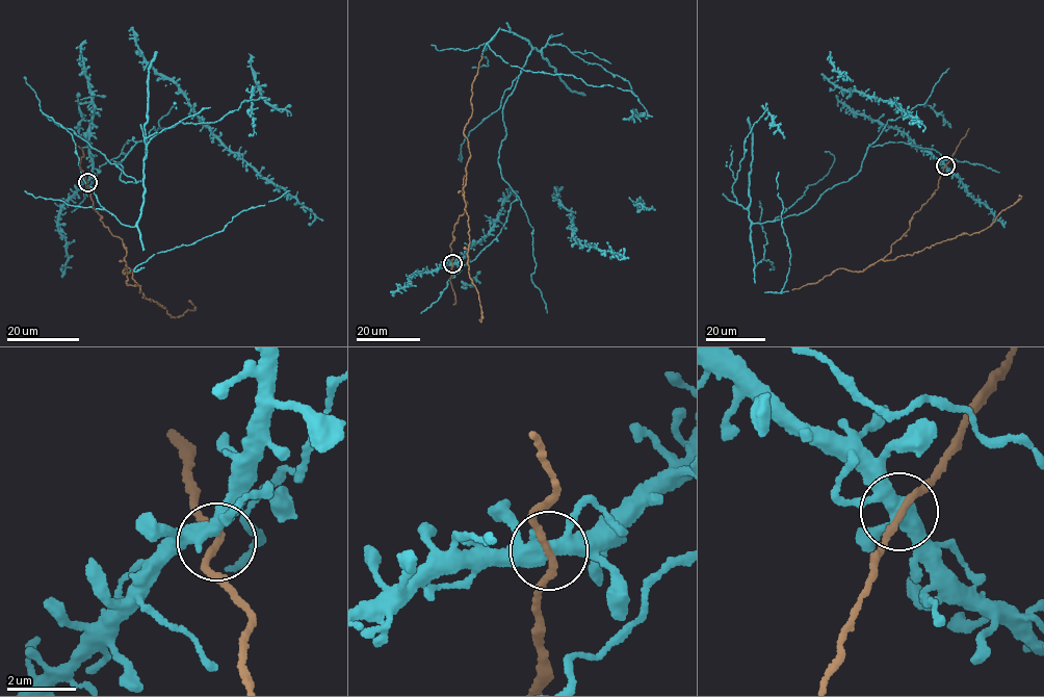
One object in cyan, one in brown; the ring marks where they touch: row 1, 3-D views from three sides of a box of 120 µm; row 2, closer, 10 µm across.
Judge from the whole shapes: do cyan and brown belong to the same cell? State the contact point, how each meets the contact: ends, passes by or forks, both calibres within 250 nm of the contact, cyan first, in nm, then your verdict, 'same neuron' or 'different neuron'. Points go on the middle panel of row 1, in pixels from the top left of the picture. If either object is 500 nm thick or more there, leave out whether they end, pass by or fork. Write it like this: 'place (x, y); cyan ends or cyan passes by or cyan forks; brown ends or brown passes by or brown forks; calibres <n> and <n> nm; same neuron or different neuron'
place (452, 263); cyan forks; brown passes by; calibres 360 and 180 nm; same neuron

